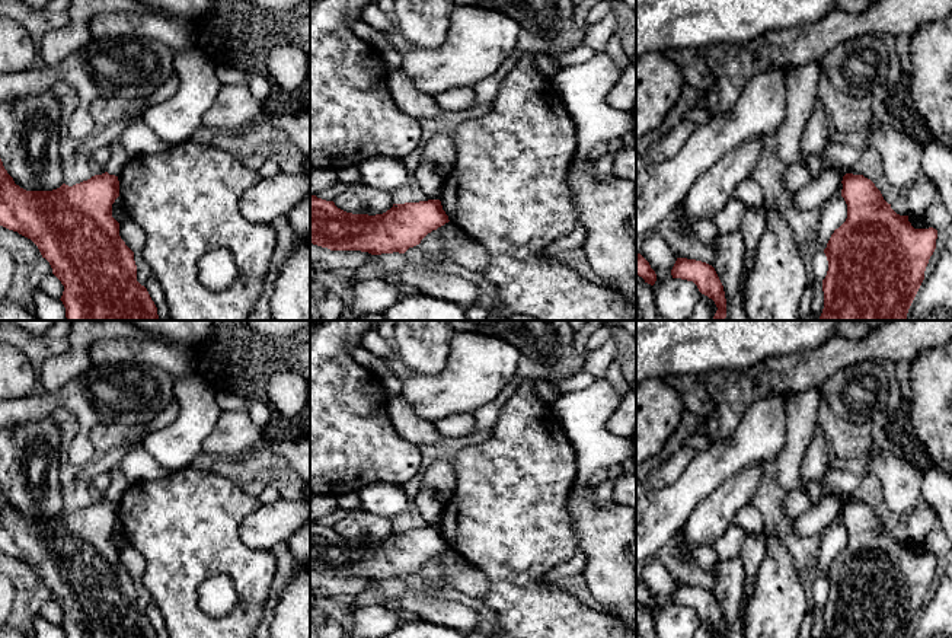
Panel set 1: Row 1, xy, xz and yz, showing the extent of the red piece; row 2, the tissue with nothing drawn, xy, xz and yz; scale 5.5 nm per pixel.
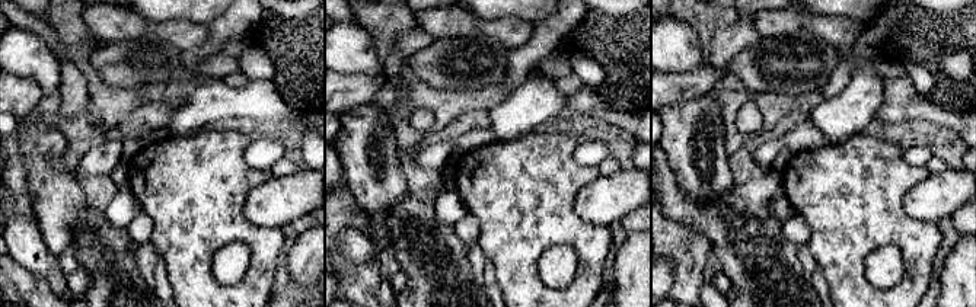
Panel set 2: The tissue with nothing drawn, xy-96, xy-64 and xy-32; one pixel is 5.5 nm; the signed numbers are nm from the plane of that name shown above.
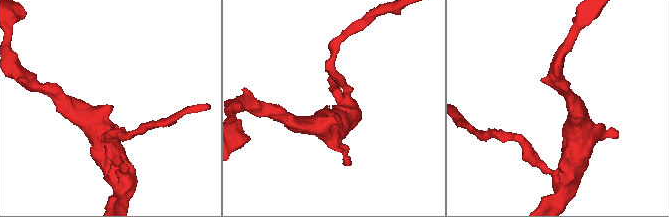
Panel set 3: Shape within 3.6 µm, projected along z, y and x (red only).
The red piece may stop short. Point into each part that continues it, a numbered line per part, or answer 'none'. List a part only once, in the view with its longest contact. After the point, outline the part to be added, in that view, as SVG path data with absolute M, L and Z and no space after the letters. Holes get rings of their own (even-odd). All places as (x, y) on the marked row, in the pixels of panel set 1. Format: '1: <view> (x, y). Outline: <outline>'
none

